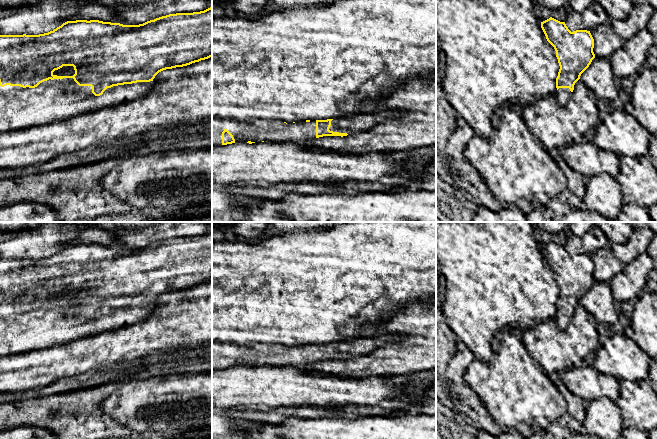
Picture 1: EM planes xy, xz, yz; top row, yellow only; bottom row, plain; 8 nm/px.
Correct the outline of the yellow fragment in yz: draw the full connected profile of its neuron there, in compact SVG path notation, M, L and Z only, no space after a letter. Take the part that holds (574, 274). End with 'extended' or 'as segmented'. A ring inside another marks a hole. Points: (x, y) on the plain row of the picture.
M552 241L541 246L547 265L554 271L560 290L556 302L556 324L565 330L572 321L575 307L595 282L594 263L587 254L571 256L565 246Z | extended

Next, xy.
M212 231L200 236L169 238L139 249L76 244L39 259L0 259L0 356L46 349L138 323L153 312L153 303L159 296L210 281ZM63 290L73 290L75 298L53 298Z | extended

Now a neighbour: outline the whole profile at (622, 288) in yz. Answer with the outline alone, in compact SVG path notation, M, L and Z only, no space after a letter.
M647 252L623 265L622 271L610 281L614 300L620 304L639 298L645 291L652 267L653 261Z

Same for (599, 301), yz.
M596 281L581 298L580 304L599 323L610 327L619 318L619 304L614 300L610 282Z

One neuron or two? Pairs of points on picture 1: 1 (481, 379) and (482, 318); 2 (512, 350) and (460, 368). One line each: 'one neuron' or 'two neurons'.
1: two neurons
2: two neurons

